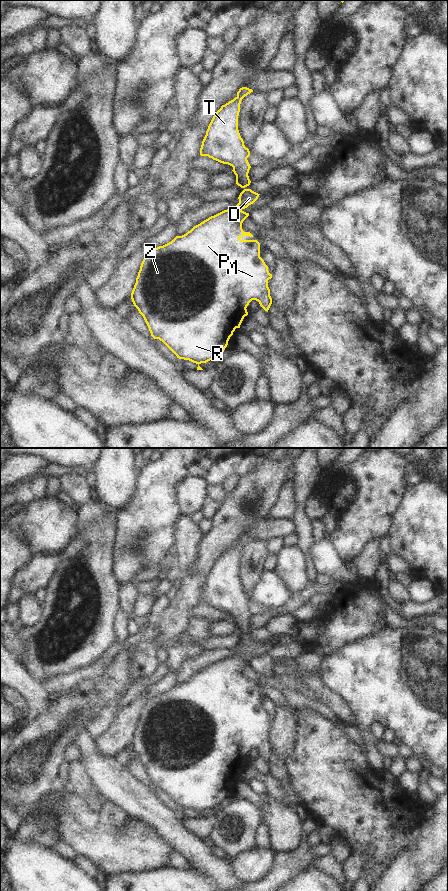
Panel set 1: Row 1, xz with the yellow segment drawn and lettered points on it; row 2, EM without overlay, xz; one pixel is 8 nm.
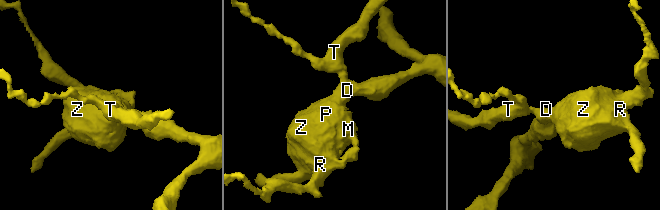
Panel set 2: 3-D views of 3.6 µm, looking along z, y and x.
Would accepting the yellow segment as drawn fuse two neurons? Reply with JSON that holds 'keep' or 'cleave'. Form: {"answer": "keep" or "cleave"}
{"answer": "keep"}

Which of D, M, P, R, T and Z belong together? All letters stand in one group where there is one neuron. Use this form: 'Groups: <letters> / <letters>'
Groups: D M P R T Z

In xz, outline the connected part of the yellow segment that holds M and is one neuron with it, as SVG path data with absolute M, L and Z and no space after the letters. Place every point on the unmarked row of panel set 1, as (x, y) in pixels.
M242 535L233 548L221 554L213 564L200 596L201 604L208 604L233 615L236 632L244 637L238 645L239 651L232 657L209 665L186 682L176 684L171 690L148 699L141 711L131 741L132 750L143 764L151 784L162 789L177 806L196 811L197 818L203 818L199 814L201 811L206 811L224 800L233 780L236 776L240 776L244 765L248 763L246 756L252 748L258 749L267 760L272 752L268 735L268 728L272 726L272 722L260 705L260 691L257 688L240 687L244 684L253 685L250 680L244 680L242 677L243 669L249 664L249 661L243 658L253 652L260 643L246 636L251 631L248 624L251 614L247 608L250 599L245 595L238 578L241 549L251 540L252 537Z

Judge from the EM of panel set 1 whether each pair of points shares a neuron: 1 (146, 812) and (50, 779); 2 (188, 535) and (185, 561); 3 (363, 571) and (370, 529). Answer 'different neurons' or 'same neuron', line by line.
1: different neurons
2: same neuron
3: different neurons

